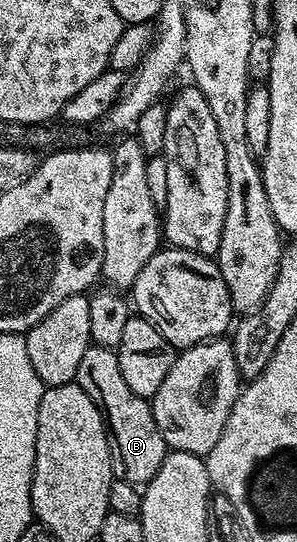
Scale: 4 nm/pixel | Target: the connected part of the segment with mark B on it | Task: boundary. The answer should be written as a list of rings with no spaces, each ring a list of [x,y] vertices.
[[[92,344],[85,356],[81,356],[74,382],[103,413],[103,420],[107,424],[107,439],[111,445],[112,475],[120,482],[150,482],[167,459],[169,448],[161,436],[161,428],[157,428],[157,420],[153,420],[150,401],[137,396],[137,392],[125,384],[118,353],[112,347]]]

